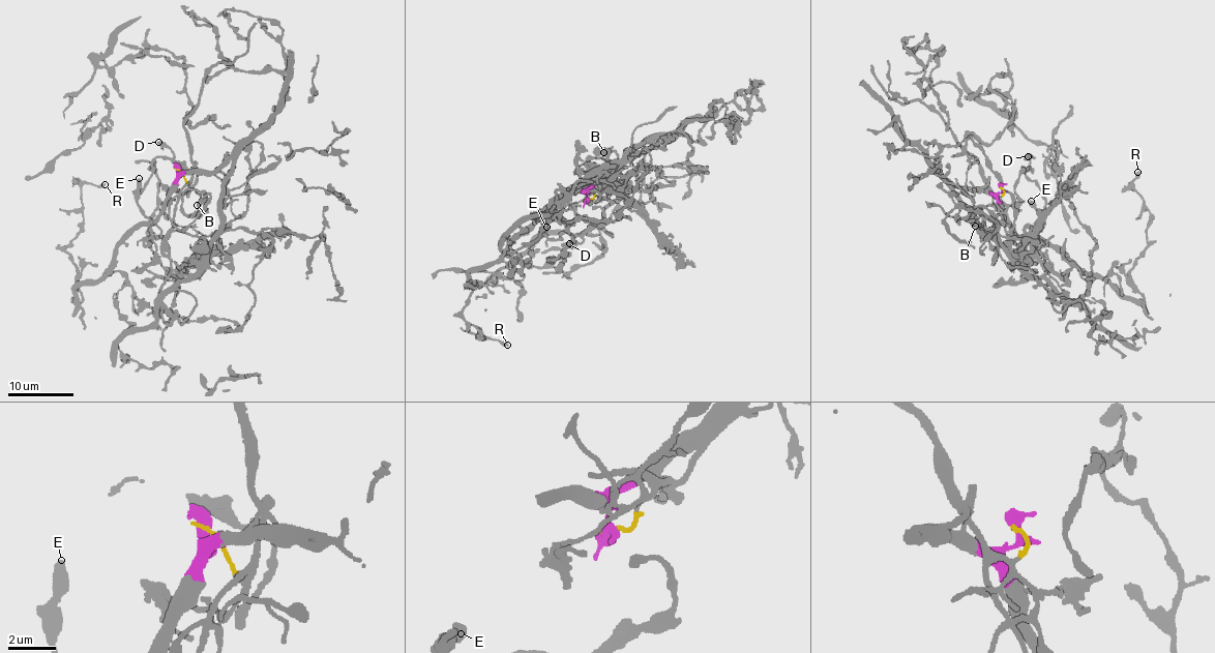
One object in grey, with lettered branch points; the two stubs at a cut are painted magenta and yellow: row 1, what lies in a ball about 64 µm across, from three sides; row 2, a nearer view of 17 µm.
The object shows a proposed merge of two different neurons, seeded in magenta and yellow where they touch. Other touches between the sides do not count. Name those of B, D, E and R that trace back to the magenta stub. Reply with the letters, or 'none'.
D, E, R

